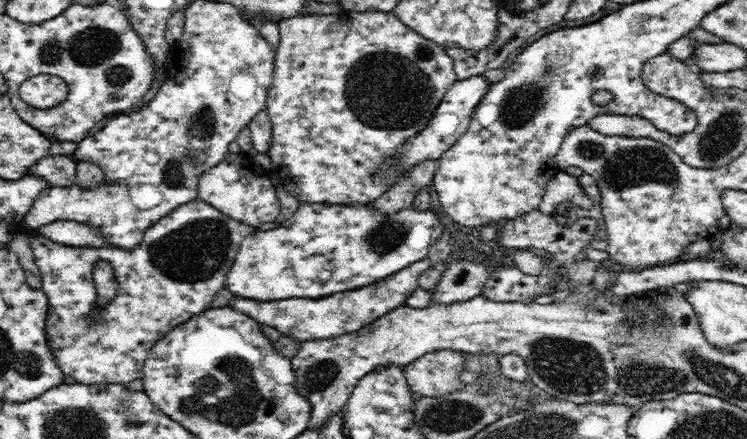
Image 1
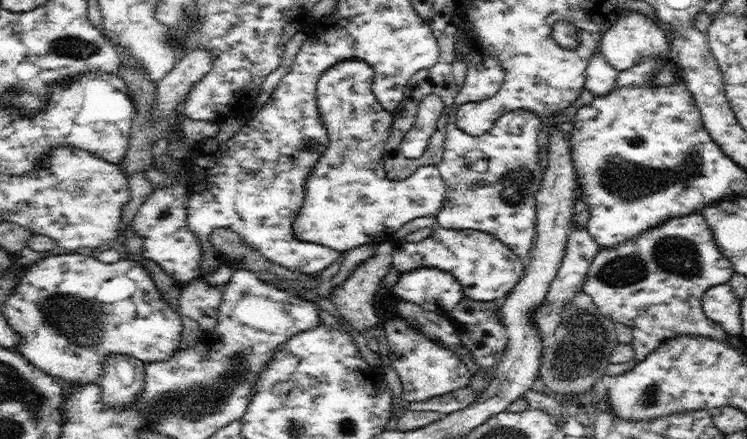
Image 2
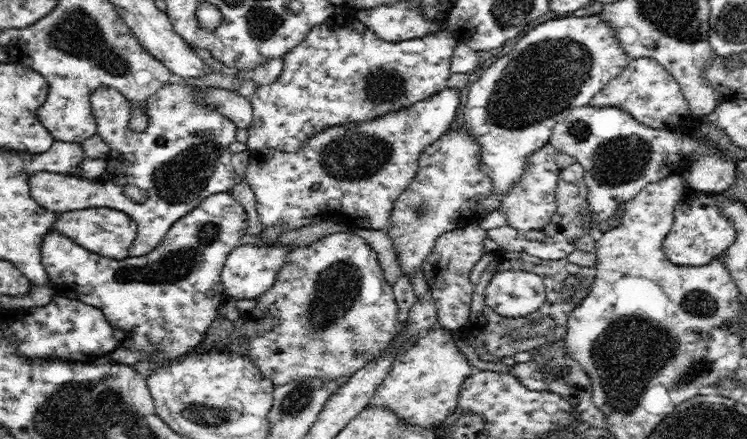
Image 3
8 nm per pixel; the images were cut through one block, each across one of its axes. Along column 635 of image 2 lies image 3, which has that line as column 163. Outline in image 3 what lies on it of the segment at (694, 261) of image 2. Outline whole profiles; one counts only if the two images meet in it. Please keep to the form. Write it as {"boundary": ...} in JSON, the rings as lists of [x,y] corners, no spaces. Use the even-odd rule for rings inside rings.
{"boundary":[[[230,193],[208,196],[194,210],[180,217],[169,228],[164,240],[144,256],[128,256],[122,260],[108,258],[76,244],[70,237],[51,229],[44,236],[41,263],[44,265],[55,294],[80,300],[100,308],[109,320],[118,348],[146,351],[153,362],[172,360],[191,352],[204,340],[216,308],[229,298],[221,283],[221,272],[227,256],[238,247],[240,238],[247,233],[248,215],[242,203]]]}

